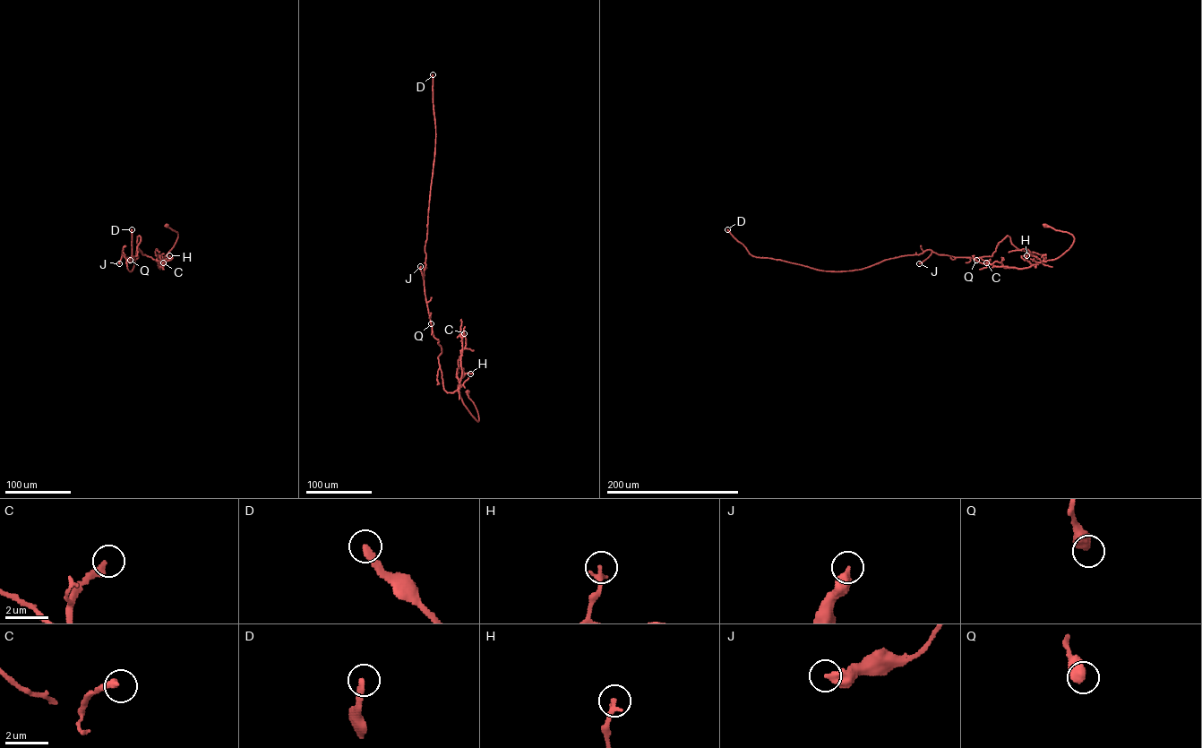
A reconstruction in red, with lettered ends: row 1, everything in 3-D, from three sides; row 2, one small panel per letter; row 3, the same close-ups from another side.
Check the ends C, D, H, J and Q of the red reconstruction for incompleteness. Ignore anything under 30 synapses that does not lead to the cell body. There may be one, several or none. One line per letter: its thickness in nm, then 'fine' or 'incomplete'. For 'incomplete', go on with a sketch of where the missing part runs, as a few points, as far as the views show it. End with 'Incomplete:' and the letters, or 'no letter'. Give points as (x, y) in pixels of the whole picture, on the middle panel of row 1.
C: 360 nm thick; incomplete; missing branch runs (464, 333), (470, 293)
D: 240 nm thick; incomplete; missing branch runs (433, 74), (431, 38), (420, 21)
H: 240 nm thick; fine
J: 400 nm thick; fine
Q: 600 nm thick; fine
Incomplete: C, D

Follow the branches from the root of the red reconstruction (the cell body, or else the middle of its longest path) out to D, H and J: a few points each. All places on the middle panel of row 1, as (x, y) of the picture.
D: (467, 391), (478, 421), (458, 391), (444, 389), (442, 348), (424, 290), (435, 142), (433, 74)
H: (467, 391), (477, 410), (478, 421), (464, 405), (458, 390), (460, 378), (467, 373), (470, 374)
J: (467, 391), (478, 421), (458, 391), (447, 392), (444, 389), (438, 358), (442, 348), (433, 332), (420, 266)

